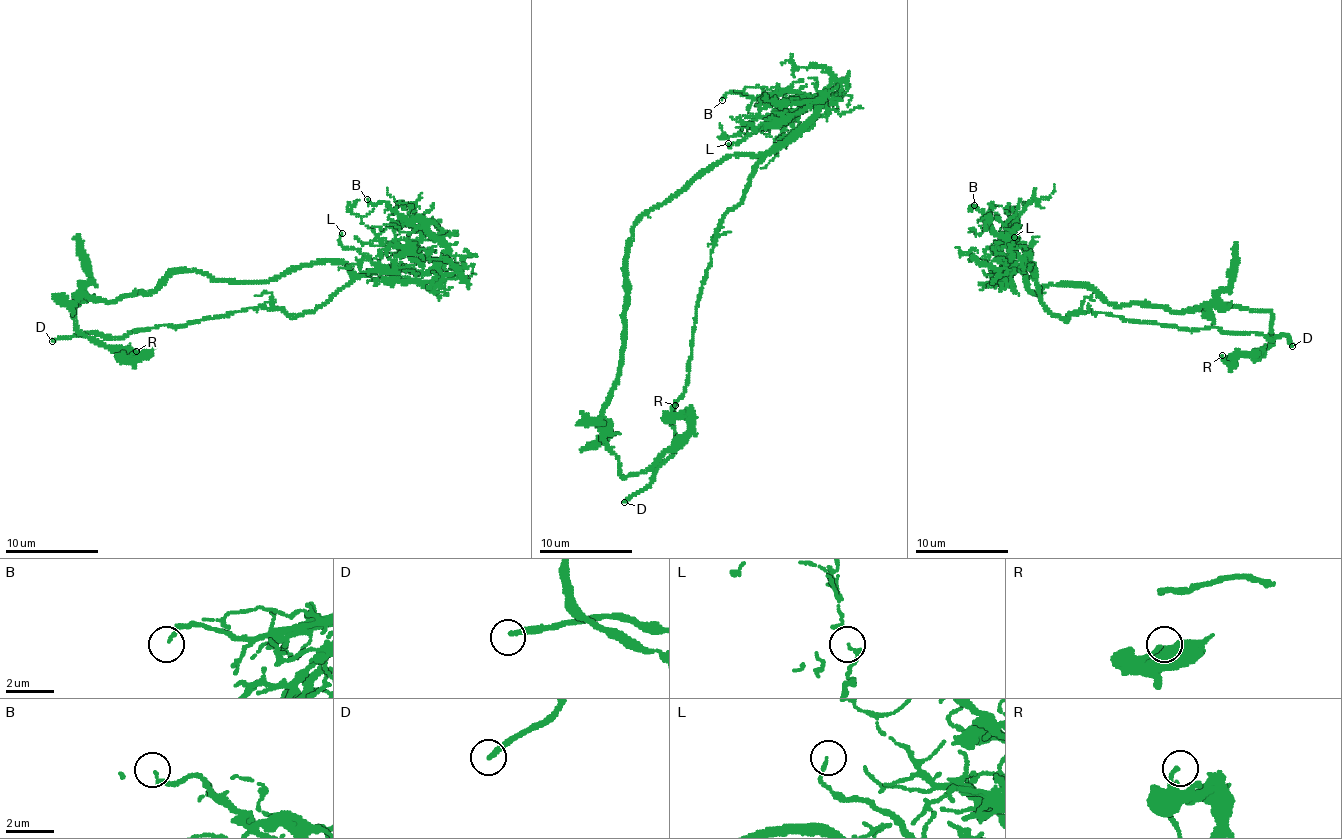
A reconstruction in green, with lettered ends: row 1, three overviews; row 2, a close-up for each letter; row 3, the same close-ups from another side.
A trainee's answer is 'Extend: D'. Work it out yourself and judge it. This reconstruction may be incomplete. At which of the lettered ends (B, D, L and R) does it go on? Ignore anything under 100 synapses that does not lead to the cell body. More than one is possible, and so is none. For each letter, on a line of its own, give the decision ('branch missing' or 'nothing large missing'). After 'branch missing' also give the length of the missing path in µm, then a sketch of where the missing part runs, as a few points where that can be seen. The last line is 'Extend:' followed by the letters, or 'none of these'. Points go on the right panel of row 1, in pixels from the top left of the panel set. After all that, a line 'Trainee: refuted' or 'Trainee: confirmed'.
B: nothing large missing
D: branch missing; missing 15 µm
L: nothing large missing
R: nothing large missing
Extend: D
Trainee: confirmed

